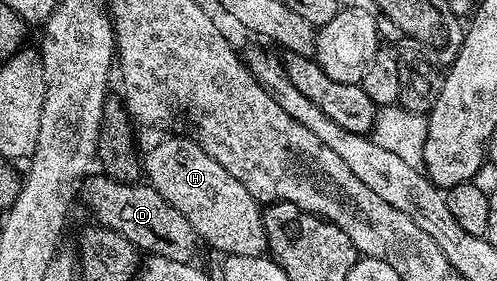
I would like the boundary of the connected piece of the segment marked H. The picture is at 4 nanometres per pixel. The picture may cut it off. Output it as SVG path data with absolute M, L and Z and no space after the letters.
M167 138L164 142L156 141L151 151L145 154L145 178L160 196L182 216L196 235L203 238L223 256L259 256L268 253L267 233L263 227L263 210L255 197L228 170L221 168L213 156L209 156L198 141L187 138Z

